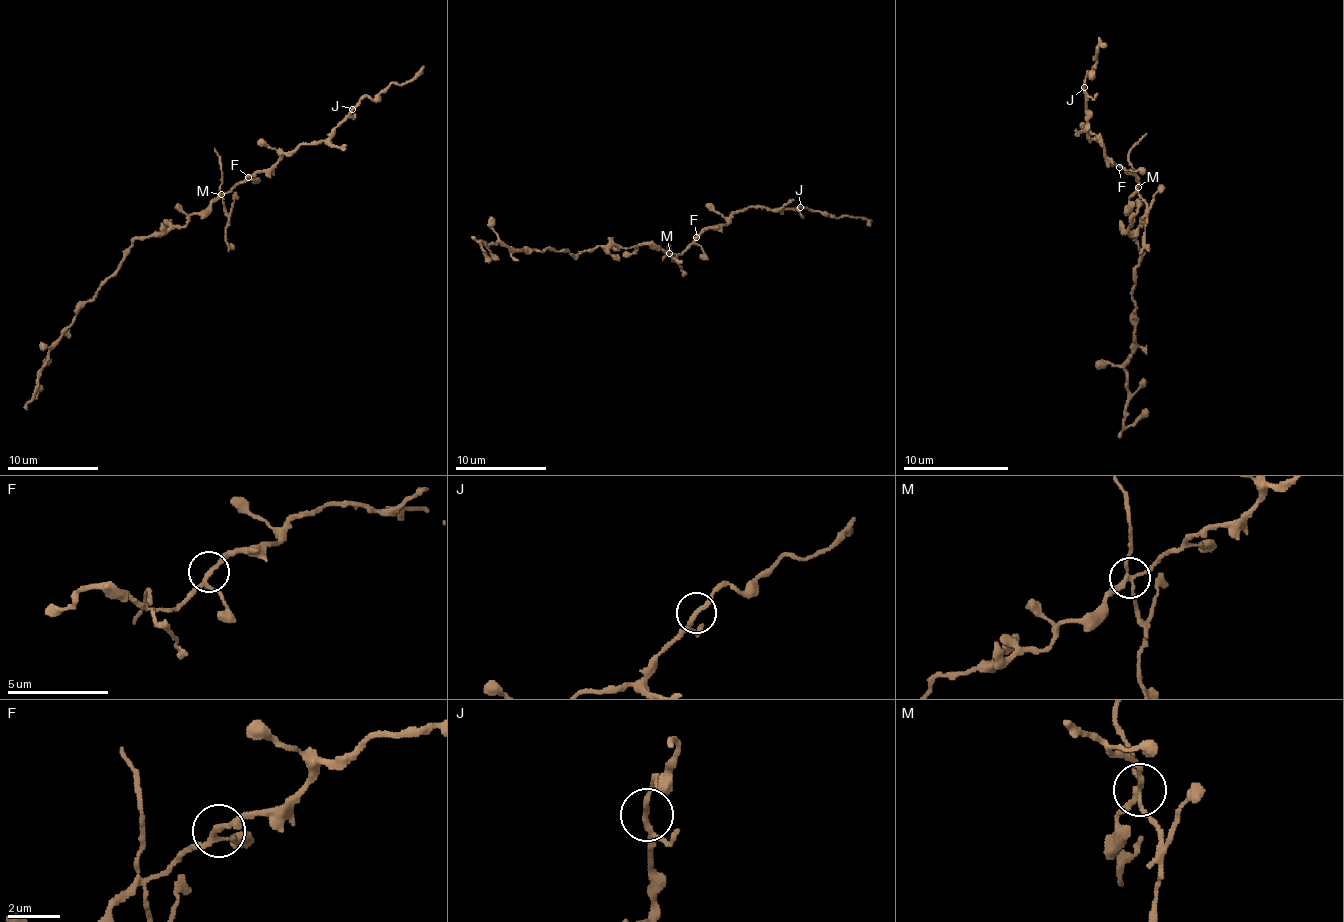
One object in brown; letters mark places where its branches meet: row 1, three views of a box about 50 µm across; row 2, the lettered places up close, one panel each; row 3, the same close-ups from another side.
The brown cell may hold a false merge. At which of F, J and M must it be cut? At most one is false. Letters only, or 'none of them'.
M

